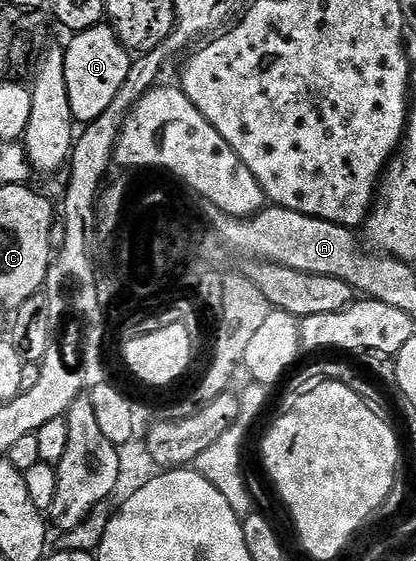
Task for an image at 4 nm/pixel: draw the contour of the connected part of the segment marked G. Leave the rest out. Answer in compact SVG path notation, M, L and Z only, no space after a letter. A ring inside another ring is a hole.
M98 24L90 30L78 30L64 47L67 95L70 108L78 123L88 124L103 115L127 80L131 63L130 51L121 45L117 33L108 24Z

